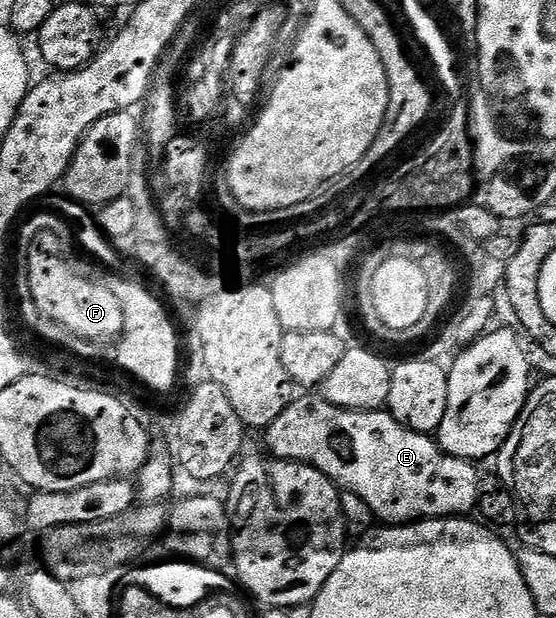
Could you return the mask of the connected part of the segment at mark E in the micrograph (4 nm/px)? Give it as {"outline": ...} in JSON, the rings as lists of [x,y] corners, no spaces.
{"outline":[[[322,397],[296,398],[287,406],[285,413],[277,417],[277,421],[273,421],[265,428],[265,435],[267,435],[267,447],[271,450],[268,452],[274,458],[290,459],[317,468],[343,491],[355,491],[365,501],[365,505],[369,505],[376,520],[384,524],[402,525],[420,519],[467,517],[478,508],[481,494],[479,471],[475,468],[478,466],[470,459],[458,459],[446,455],[430,434],[401,425],[386,409],[350,411],[333,405]]]}

